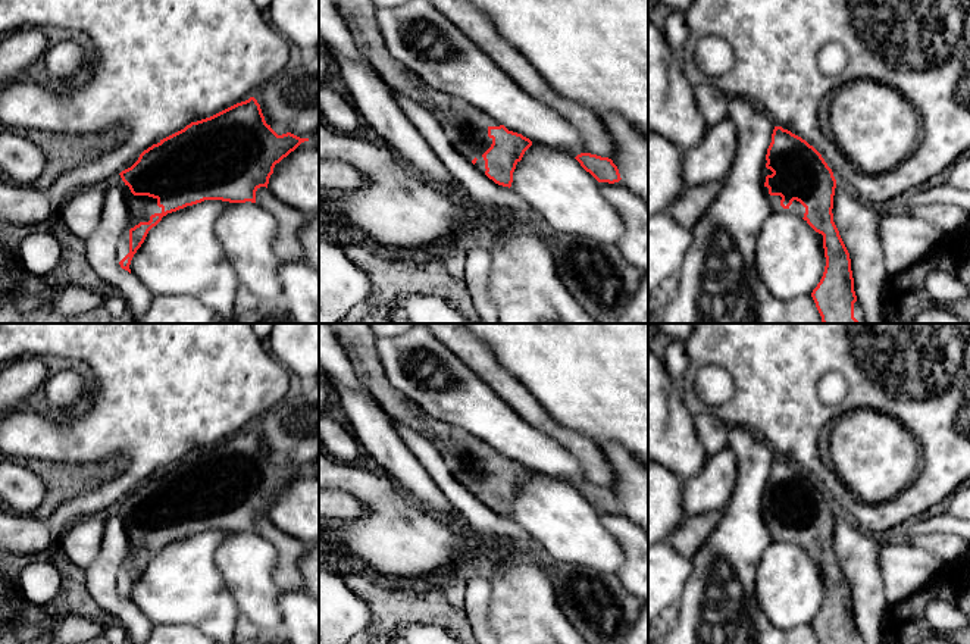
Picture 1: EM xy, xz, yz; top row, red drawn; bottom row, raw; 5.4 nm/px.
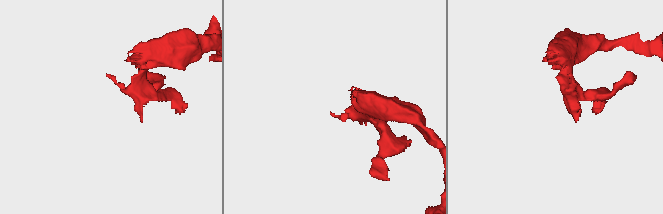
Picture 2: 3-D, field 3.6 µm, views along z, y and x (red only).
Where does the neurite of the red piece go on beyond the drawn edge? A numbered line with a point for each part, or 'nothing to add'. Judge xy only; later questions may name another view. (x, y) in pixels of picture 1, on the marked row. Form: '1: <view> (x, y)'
1: xy (141, 208)

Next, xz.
1: xz (466, 127)

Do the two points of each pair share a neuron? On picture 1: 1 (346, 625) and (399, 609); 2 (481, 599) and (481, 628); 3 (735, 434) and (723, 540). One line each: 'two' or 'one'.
1: two
2: one
3: one

